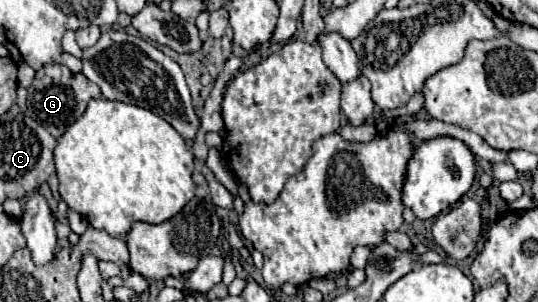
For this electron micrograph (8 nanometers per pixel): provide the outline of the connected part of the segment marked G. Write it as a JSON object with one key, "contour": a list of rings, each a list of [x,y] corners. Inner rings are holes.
{"contour":[[[60,65],[58,67],[58,75],[54,77],[42,77],[34,79],[32,85],[28,87],[28,115],[42,127],[46,127],[46,131],[50,131],[50,135],[54,135],[56,139],[62,135],[62,131],[66,131],[66,127],[70,127],[70,123],[74,123],[86,109],[86,103],[90,99],[98,99],[100,95],[100,87],[96,83],[90,83],[90,79],[86,79],[82,73],[72,73],[68,67]]]}

